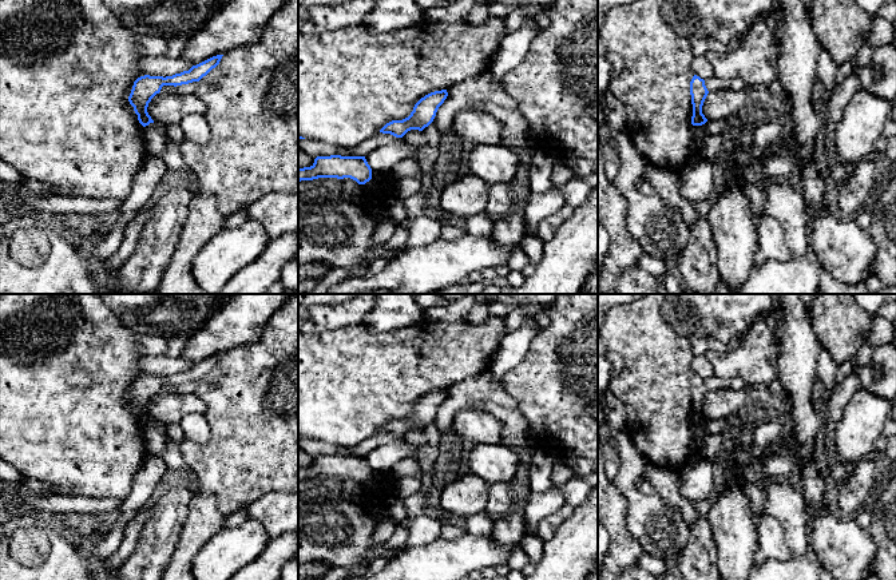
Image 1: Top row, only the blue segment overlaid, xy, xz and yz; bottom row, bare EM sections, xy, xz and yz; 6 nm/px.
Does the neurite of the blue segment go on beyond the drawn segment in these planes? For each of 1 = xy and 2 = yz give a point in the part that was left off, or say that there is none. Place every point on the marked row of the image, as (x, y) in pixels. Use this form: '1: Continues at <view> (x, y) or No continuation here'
1: Continues at xy (154, 134)
2: Continues at yz (697, 131)

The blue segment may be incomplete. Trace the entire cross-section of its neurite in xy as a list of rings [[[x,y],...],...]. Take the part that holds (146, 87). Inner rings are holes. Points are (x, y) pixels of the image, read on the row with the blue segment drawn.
[[[223,55],[213,56],[197,65],[193,65],[189,71],[183,71],[173,76],[163,78],[144,75],[134,82],[128,102],[134,107],[139,123],[143,126],[143,136],[146,139],[147,154],[150,156],[162,159],[169,143],[164,132],[166,126],[155,124],[147,112],[147,107],[151,99],[160,92],[163,86],[177,87],[193,82],[199,82],[219,64],[222,56]]]

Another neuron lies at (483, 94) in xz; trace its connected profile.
[[[491,72],[464,80],[447,90],[448,96],[439,107],[432,122],[440,135],[451,134],[451,124],[461,111],[483,111],[495,116],[503,124],[501,143],[512,150],[535,150],[538,144],[528,134],[526,119],[516,102],[497,84]]]

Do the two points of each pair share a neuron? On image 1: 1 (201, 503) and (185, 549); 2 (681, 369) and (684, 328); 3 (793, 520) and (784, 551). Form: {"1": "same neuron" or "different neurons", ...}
{"1": "same neuron", "2": "different neurons", "3": "different neurons"}

